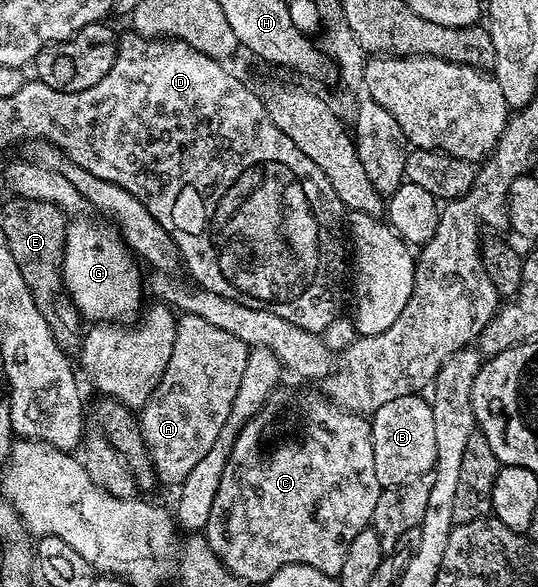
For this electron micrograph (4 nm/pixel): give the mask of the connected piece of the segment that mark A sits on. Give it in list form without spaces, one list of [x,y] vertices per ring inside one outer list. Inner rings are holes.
[[[181,314],[177,318],[174,353],[170,353],[170,361],[166,361],[166,373],[162,373],[162,381],[158,381],[154,393],[138,415],[142,437],[146,441],[157,480],[161,484],[181,484],[190,469],[210,451],[214,439],[218,437],[230,414],[234,397],[237,396],[249,350],[247,345],[238,341],[238,337],[234,337],[234,333],[226,333],[226,329],[218,329],[218,325],[202,321],[202,317]]]

